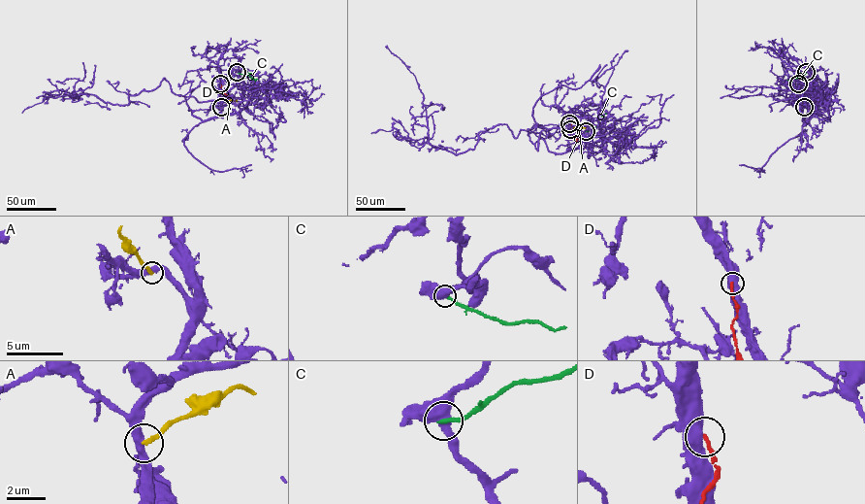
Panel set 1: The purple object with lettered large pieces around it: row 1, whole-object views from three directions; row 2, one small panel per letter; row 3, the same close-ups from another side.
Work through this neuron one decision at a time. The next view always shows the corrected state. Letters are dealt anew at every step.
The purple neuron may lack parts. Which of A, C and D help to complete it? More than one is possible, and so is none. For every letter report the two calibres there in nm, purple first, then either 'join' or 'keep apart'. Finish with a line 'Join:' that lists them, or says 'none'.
A: 440 nm thick on the purple side, 200 nm on the other; keep apart
C: 550 nm thick on the purple side, 240 nm on the other; keep apart
D: 550 nm thick on the purple side, 200 nm on the other; keep apart
Join: none

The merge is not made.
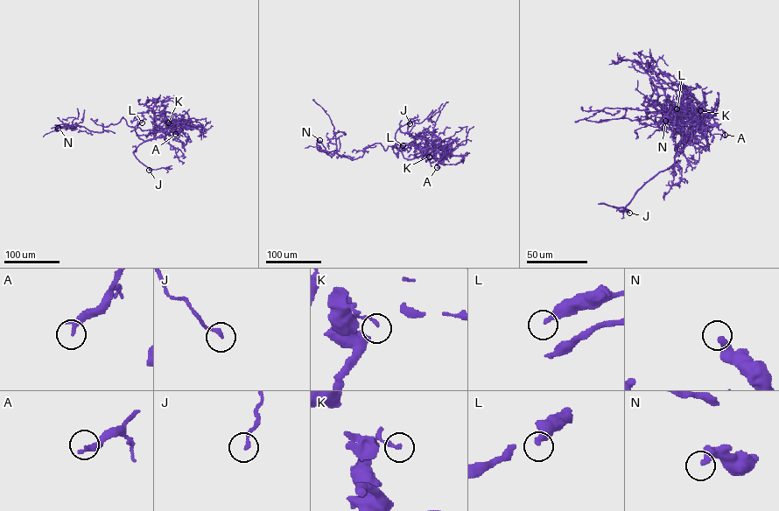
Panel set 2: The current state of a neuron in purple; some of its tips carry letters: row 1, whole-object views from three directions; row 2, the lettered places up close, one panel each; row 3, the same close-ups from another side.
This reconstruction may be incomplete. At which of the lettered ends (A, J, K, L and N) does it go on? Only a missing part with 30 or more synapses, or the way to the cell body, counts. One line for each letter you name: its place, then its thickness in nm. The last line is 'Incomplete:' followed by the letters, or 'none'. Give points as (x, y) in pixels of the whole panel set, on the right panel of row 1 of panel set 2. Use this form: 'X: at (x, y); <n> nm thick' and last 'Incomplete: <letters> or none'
L: at (677, 108); 300 nm thick
Incomplete: L

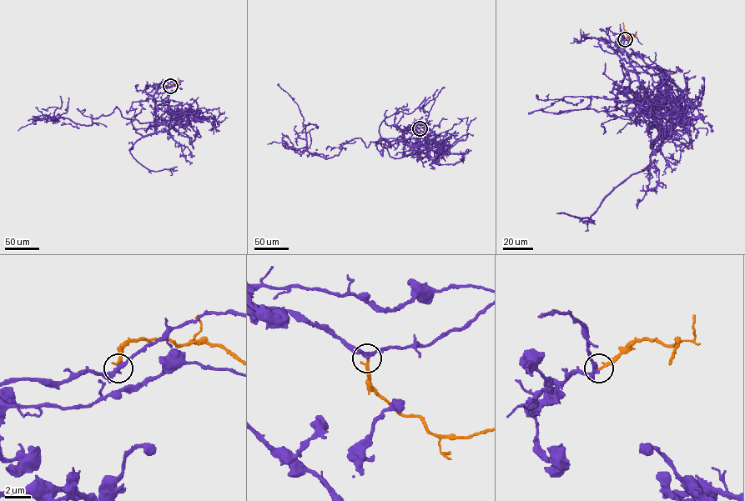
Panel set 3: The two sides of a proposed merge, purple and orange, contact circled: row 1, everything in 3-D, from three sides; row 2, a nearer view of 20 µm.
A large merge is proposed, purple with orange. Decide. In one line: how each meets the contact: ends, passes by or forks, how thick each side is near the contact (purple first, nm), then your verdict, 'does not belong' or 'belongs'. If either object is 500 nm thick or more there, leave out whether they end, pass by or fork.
purple passes by; orange ends; calibres 320 and 200 nm; belongs

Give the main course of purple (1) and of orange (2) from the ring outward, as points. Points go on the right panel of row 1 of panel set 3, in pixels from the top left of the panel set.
1: (625, 39), (679, 88), (689, 117), (654, 107), (664, 84), (646, 102), (687, 123), (681, 107), (528, 114)
2: (625, 39), (633, 37), (631, 39), (626, 32), (622, 22)

